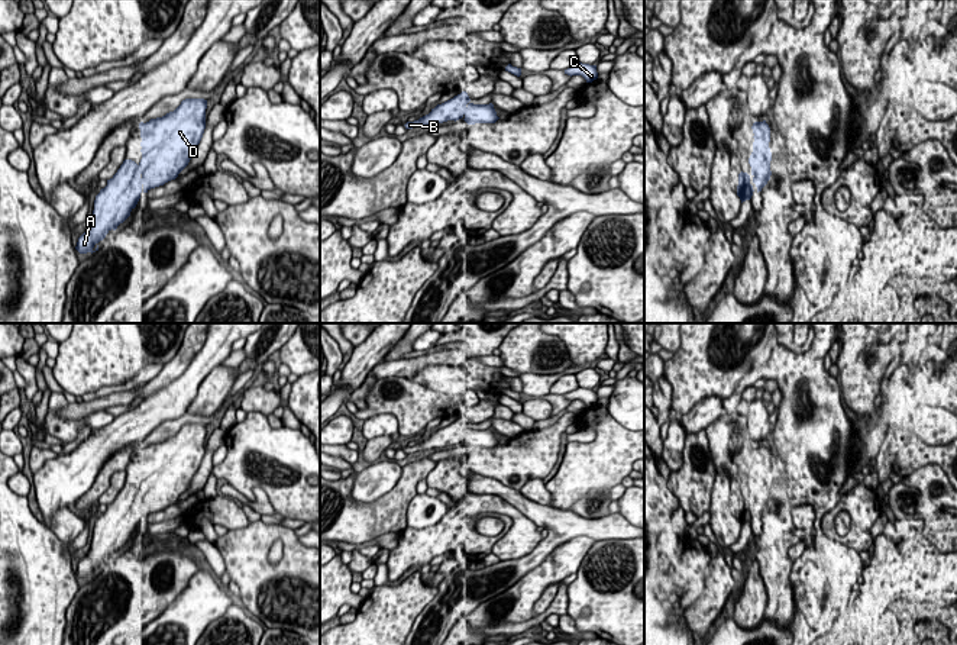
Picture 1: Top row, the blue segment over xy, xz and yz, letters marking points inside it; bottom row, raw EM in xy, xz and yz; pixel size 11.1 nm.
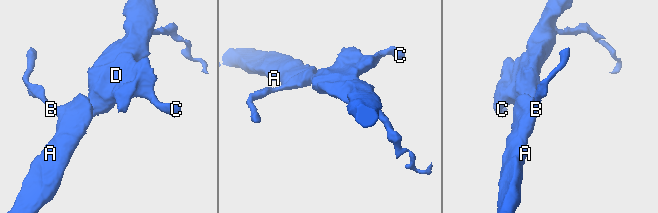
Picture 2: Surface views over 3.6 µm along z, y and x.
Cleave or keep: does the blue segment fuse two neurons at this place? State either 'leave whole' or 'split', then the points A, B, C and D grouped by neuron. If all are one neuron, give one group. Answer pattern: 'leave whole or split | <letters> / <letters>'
leave whole | A B C D

